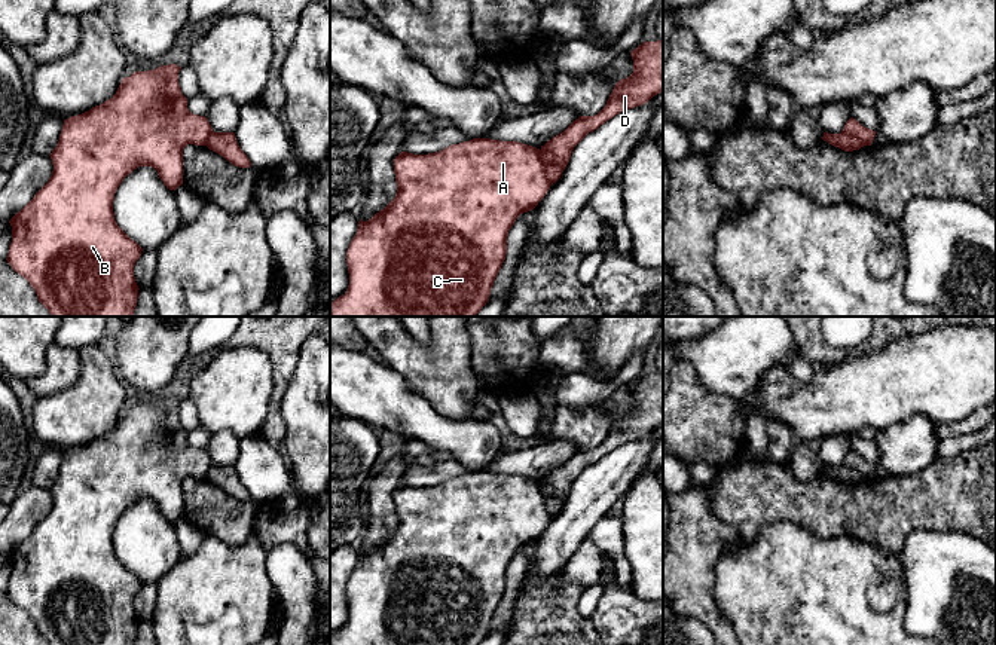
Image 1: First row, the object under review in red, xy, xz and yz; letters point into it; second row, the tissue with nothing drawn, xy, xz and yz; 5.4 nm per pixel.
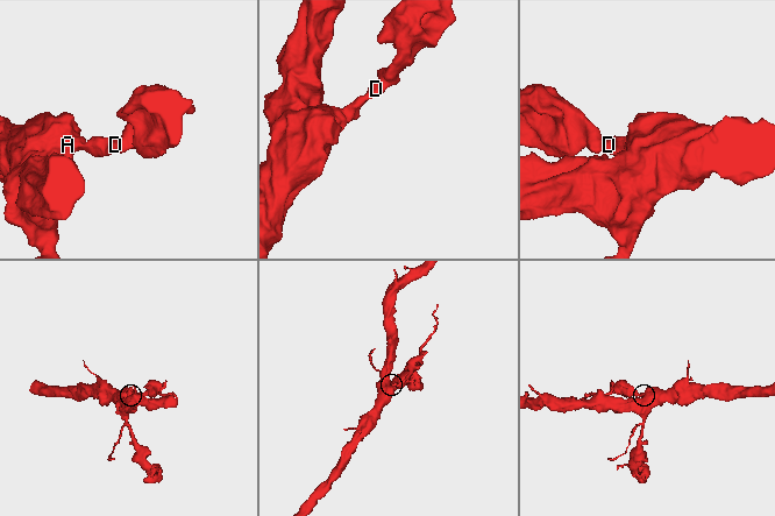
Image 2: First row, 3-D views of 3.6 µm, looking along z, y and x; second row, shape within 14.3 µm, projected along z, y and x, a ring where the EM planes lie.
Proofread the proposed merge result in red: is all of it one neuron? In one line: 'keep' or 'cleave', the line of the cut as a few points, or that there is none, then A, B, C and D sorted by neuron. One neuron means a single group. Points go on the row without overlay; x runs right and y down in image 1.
cleave; cut in xz along (538, 483), (544, 507), (552, 516); A B C / D

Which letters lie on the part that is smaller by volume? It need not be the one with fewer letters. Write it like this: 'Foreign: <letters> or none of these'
Foreign: D

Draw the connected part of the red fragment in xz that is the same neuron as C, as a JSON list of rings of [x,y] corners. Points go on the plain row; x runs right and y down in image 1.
[[[479,470],[428,487],[401,484],[394,492],[394,507],[397,516],[395,531],[370,553],[358,554],[357,566],[346,584],[349,618],[343,629],[330,636],[330,645],[480,645],[489,633],[494,614],[505,593],[508,563],[520,547],[538,538],[552,519],[546,508],[540,482],[517,474]]]

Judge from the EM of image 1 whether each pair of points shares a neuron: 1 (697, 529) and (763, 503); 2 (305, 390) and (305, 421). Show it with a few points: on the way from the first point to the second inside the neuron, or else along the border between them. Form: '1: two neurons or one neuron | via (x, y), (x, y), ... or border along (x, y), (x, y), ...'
1: two neurons | border along (708, 491), (711, 509), (745, 540)
2: one neuron | via (305, 397), (305, 413)

